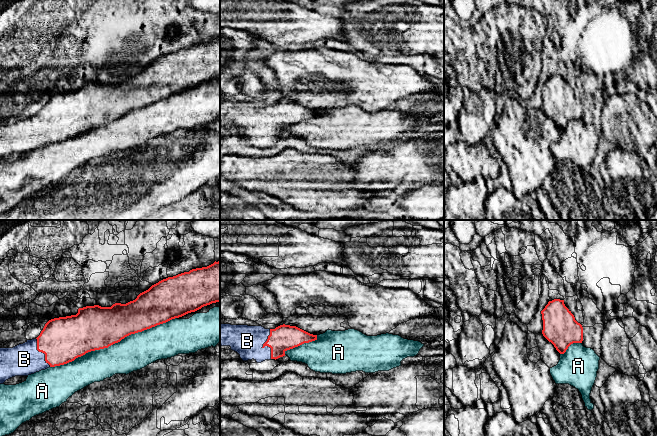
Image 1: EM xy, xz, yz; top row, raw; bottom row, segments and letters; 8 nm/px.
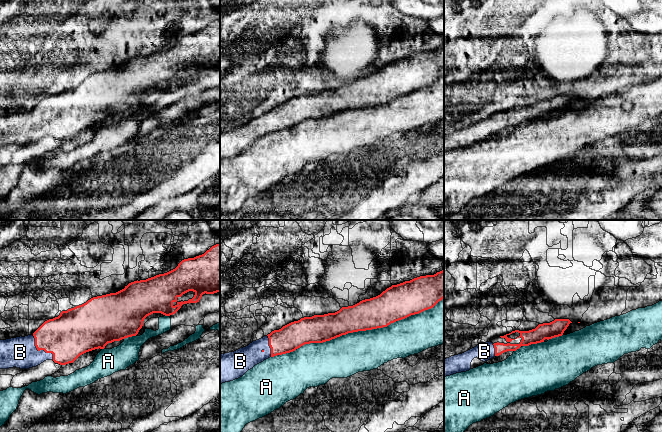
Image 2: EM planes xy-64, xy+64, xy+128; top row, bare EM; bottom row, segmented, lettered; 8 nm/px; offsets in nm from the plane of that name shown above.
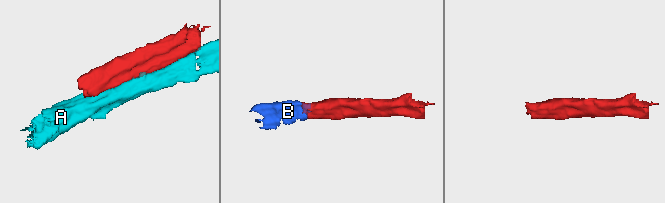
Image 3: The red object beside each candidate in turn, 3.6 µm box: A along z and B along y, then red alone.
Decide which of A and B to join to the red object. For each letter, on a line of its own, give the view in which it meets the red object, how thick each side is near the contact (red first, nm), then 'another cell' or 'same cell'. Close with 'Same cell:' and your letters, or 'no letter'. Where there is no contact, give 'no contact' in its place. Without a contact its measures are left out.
A: contact in xy; calibres 360 and 280 nm; another cell
B: contact in xz; calibres 200 and 240 nm; same cell
Same cell: B

